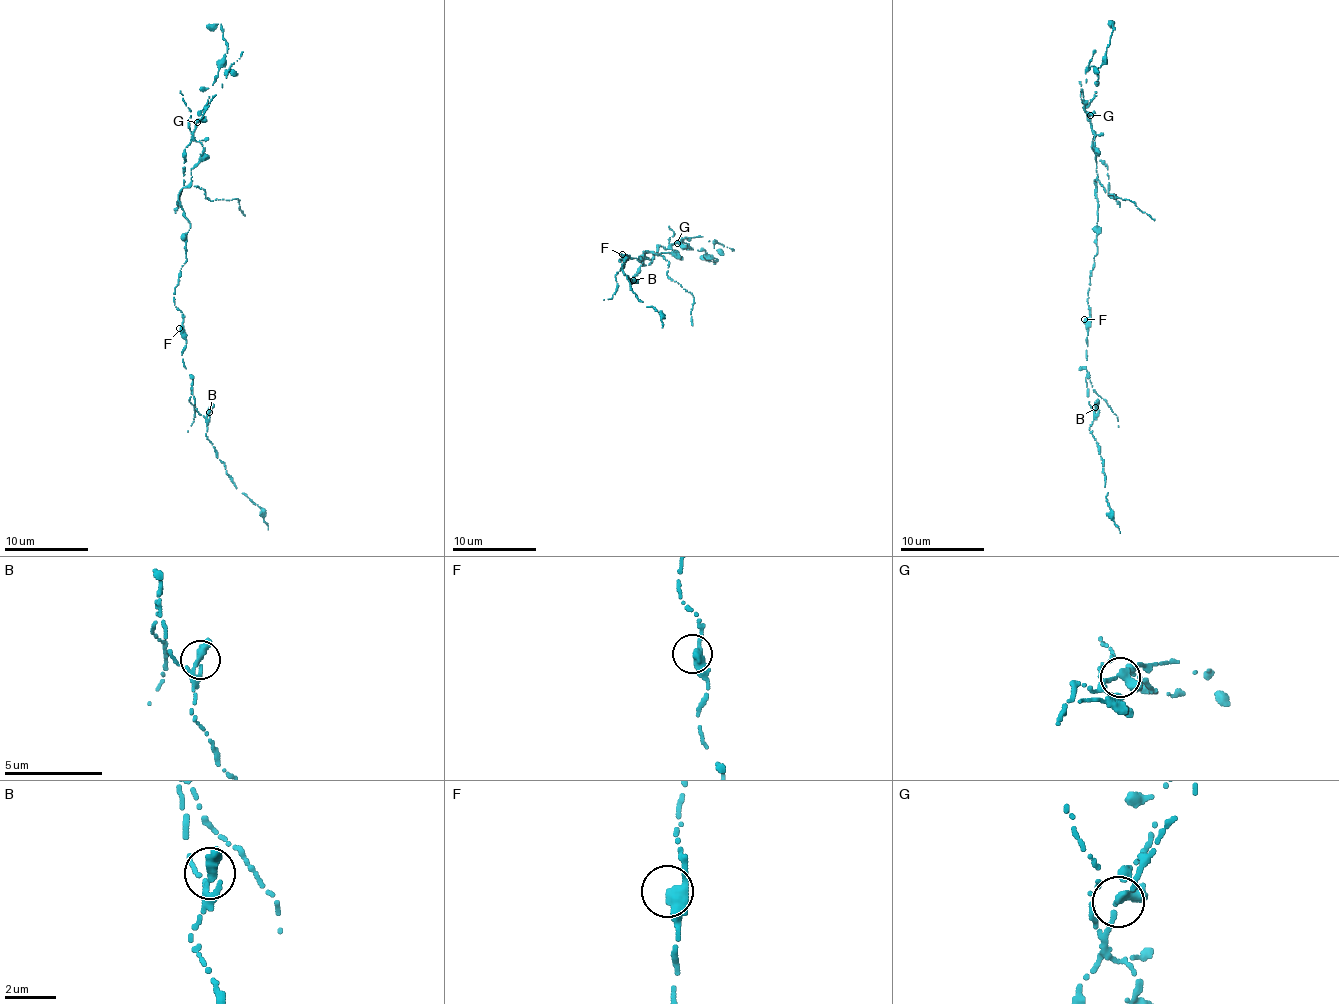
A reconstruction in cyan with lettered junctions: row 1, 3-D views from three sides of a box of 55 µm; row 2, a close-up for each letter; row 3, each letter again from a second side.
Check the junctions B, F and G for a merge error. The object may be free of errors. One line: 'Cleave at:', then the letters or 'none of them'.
Cleave at: G

